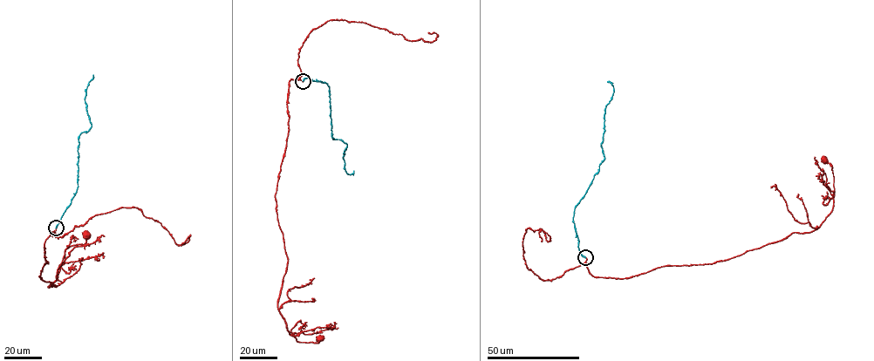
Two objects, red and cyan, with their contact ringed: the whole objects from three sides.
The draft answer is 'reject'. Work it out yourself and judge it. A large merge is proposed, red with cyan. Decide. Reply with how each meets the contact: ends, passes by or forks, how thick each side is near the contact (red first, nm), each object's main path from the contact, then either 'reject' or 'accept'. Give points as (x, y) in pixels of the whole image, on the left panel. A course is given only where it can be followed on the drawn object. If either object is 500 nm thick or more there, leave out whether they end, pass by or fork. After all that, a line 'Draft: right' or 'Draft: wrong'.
red ends; cyan ends; calibres 200 and 340 nm; course red (56, 228), (39, 276), (56, 287), (49, 287), (64, 250), (85, 244), (86, 234); course cyan (56, 228), (78, 186), (78, 136), (91, 127), (85, 97), (93, 74); accept
Draft: wrong

